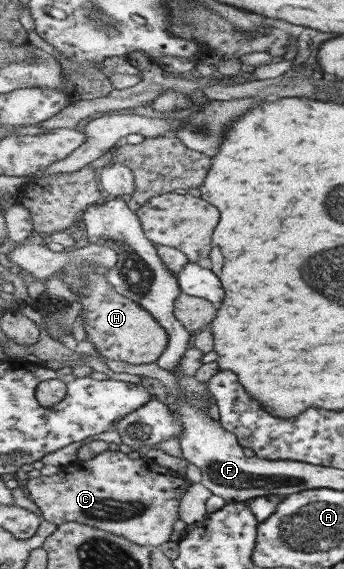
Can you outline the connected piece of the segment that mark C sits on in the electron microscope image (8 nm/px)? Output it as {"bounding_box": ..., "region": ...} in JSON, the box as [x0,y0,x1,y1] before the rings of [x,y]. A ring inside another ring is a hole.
{"bounding_box":[23,450,192,548],"region":[[[113,450],[103,452],[91,461],[77,460],[61,468],[53,476],[39,476],[39,478],[26,478],[26,480],[23,489],[42,512],[44,520],[56,525],[67,522],[88,524],[149,548],[157,548],[160,544],[169,542],[175,520],[181,520],[179,512],[181,499],[192,485],[188,476],[183,477],[178,473],[162,470],[155,462],[144,456],[131,459],[127,453],[113,452]]]}

